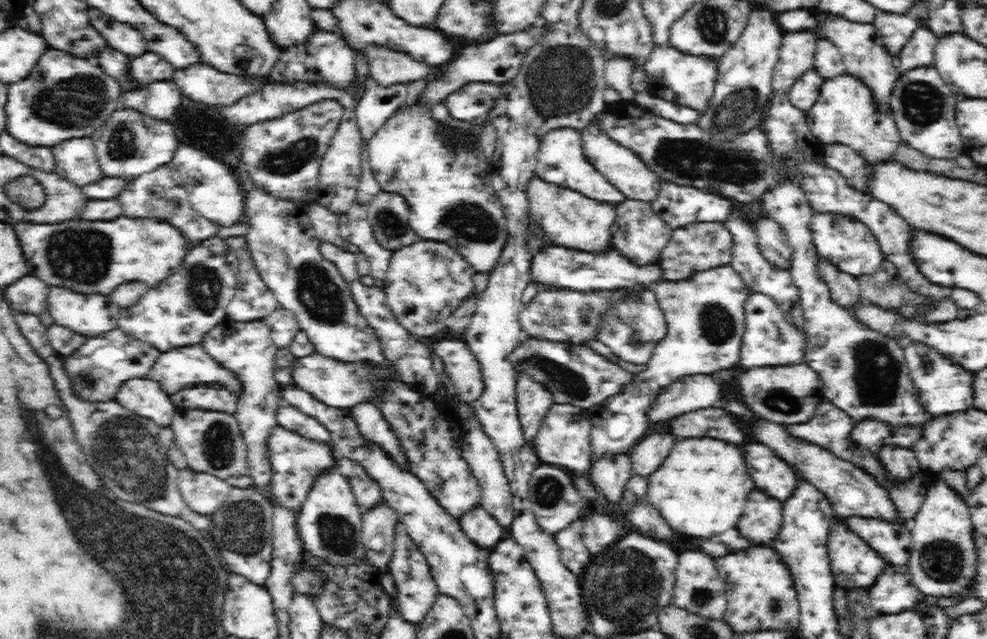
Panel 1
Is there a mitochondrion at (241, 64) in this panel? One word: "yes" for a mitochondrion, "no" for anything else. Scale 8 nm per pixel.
no

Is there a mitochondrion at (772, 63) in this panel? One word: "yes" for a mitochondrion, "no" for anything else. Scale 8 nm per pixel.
no

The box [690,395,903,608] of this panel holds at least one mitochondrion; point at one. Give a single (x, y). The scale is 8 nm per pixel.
(862, 454)

